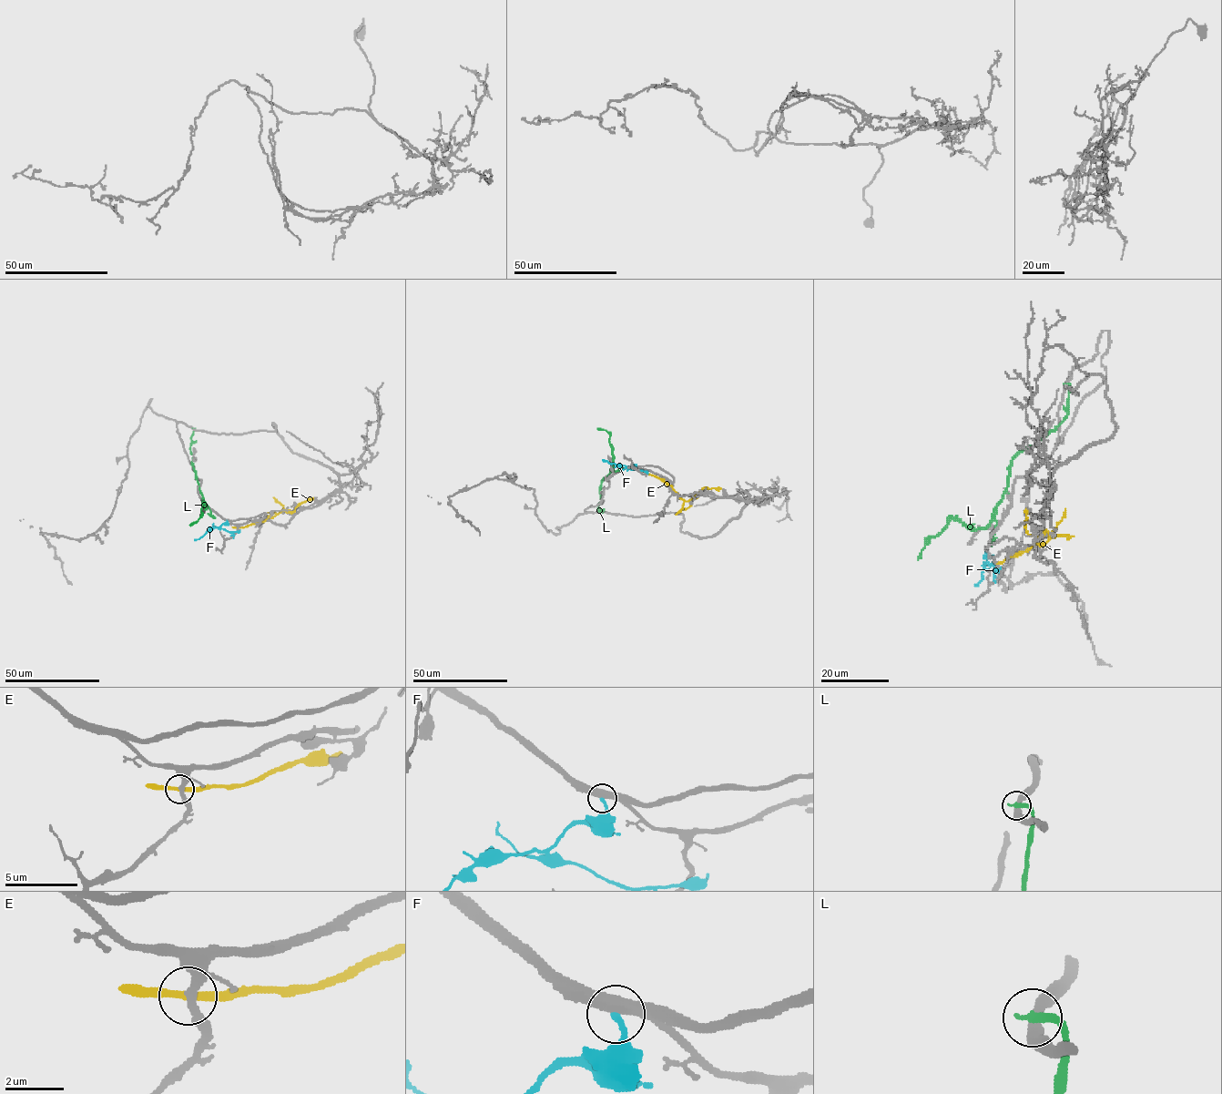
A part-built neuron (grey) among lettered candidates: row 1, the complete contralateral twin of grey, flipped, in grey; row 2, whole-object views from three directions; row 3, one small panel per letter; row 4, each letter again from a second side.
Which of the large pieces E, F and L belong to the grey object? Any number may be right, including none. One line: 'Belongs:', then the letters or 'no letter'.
Belongs: F

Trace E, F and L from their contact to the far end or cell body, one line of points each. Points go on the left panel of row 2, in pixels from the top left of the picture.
E: (237, 527), (263, 522), (283, 510), (294, 511), (300, 503), (313, 497)
F: (226, 520), (194, 540)
L: (193, 428), (192, 463), (205, 508), (203, 503), (201, 516), (189, 525)

